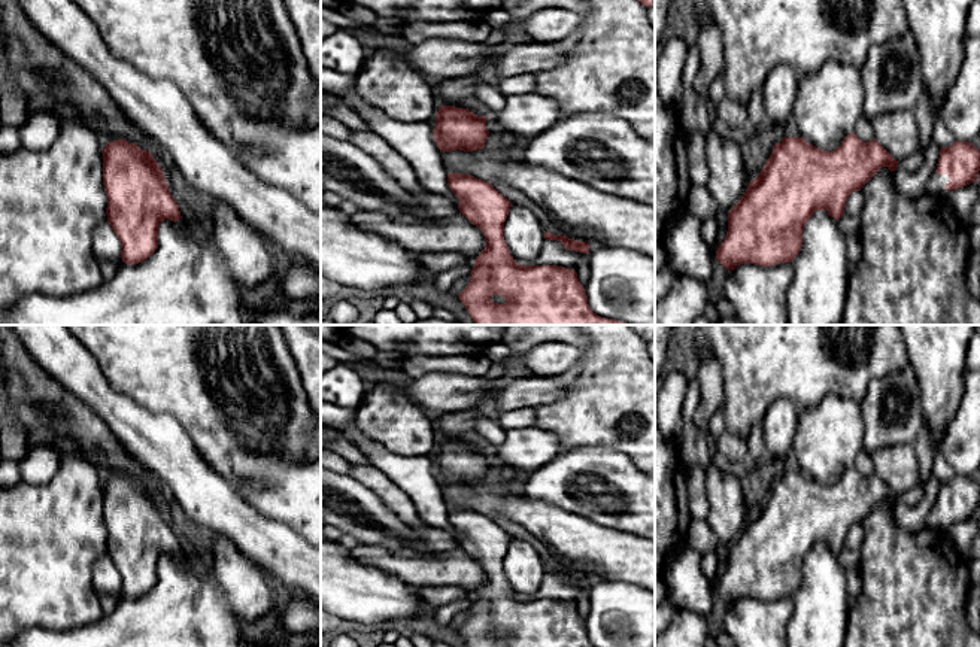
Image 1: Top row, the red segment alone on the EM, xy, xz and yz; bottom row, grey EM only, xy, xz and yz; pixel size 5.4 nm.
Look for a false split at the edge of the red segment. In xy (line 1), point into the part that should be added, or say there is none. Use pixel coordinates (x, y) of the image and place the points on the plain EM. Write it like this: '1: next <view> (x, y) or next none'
1: next none

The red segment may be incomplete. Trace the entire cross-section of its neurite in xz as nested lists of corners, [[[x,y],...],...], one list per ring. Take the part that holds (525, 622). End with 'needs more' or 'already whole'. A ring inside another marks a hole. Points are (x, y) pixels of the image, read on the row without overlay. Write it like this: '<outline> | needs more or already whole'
[[[449,507],[447,519],[459,534],[459,546],[473,559],[480,562],[486,574],[485,583],[474,593],[467,622],[458,629],[468,647],[594,647],[588,638],[585,622],[580,619],[574,604],[558,599],[519,599],[513,593],[504,574],[504,556],[509,550],[512,537],[489,516],[471,508]]] | already whole

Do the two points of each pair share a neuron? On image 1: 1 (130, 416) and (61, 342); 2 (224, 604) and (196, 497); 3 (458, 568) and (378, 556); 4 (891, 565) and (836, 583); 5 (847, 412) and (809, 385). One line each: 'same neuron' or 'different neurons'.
1: same neuron
2: different neurons
3: same neuron
4: different neurons
5: different neurons

